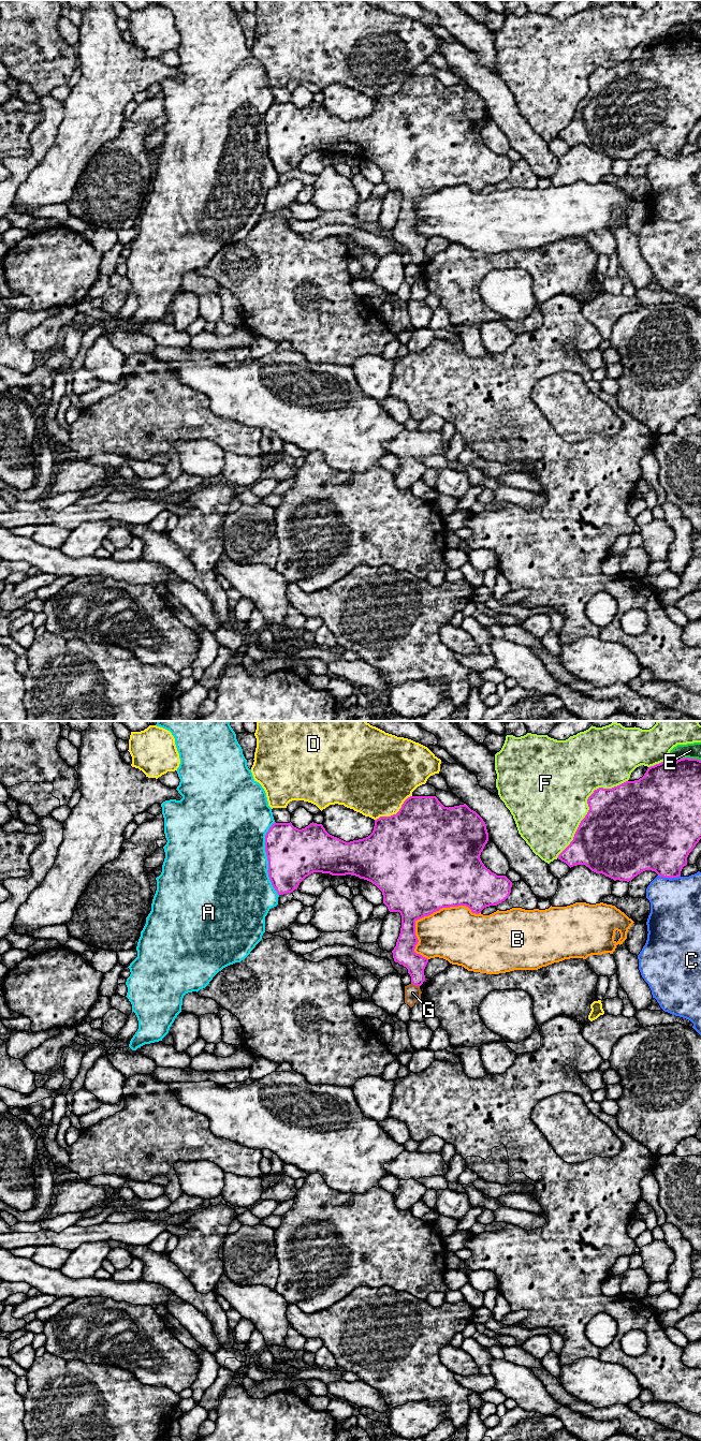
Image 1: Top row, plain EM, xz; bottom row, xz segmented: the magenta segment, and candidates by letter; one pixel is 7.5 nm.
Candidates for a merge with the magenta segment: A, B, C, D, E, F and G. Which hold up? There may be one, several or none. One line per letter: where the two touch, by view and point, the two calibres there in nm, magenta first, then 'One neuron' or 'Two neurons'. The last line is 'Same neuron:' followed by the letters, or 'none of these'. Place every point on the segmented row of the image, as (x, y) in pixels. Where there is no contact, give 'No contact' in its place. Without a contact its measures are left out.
A: Touches magenta at xz (267, 858). Thickness 380 nm (magenta) against 480 nm. Two neurons
B: Touches magenta at xz (433, 912). Thickness 500 nm (magenta) against 400 nm. Two neurons
C: Touches magenta at xz (669, 877). Thickness 420 nm (magenta) against 380 nm. Two neurons
D: Touches magenta at xz (394, 814). Thickness 500 nm (magenta) against 460 nm. Two neurons
E: Touches magenta at xz (688, 758). Thickness 400 nm (magenta) against 110 nm. Two neurons
F: Touches magenta at xz (589, 808). Thickness 500 nm (magenta) against 440 nm. Two neurons
G: Touches magenta at xz (415, 984). Thickness 160 nm (magenta) against 130 nm. Two neurons
Same neuron: none of these

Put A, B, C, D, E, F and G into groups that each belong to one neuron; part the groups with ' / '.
A / B / C / D / E / F / G

